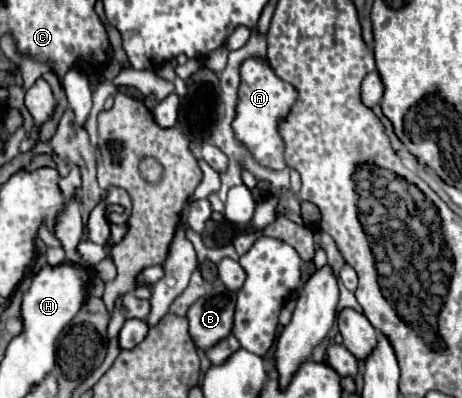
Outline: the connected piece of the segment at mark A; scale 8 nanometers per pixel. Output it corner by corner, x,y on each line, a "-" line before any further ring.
259,60
243,62
239,104
237,104
237,116
233,122
233,130
235,130
237,140
241,140
251,150
255,160
267,168
273,168
273,170
285,168
283,140
277,132
277,124
283,116
287,116
295,98
297,98
297,90
289,82
275,76
275,72
267,64
259,62

